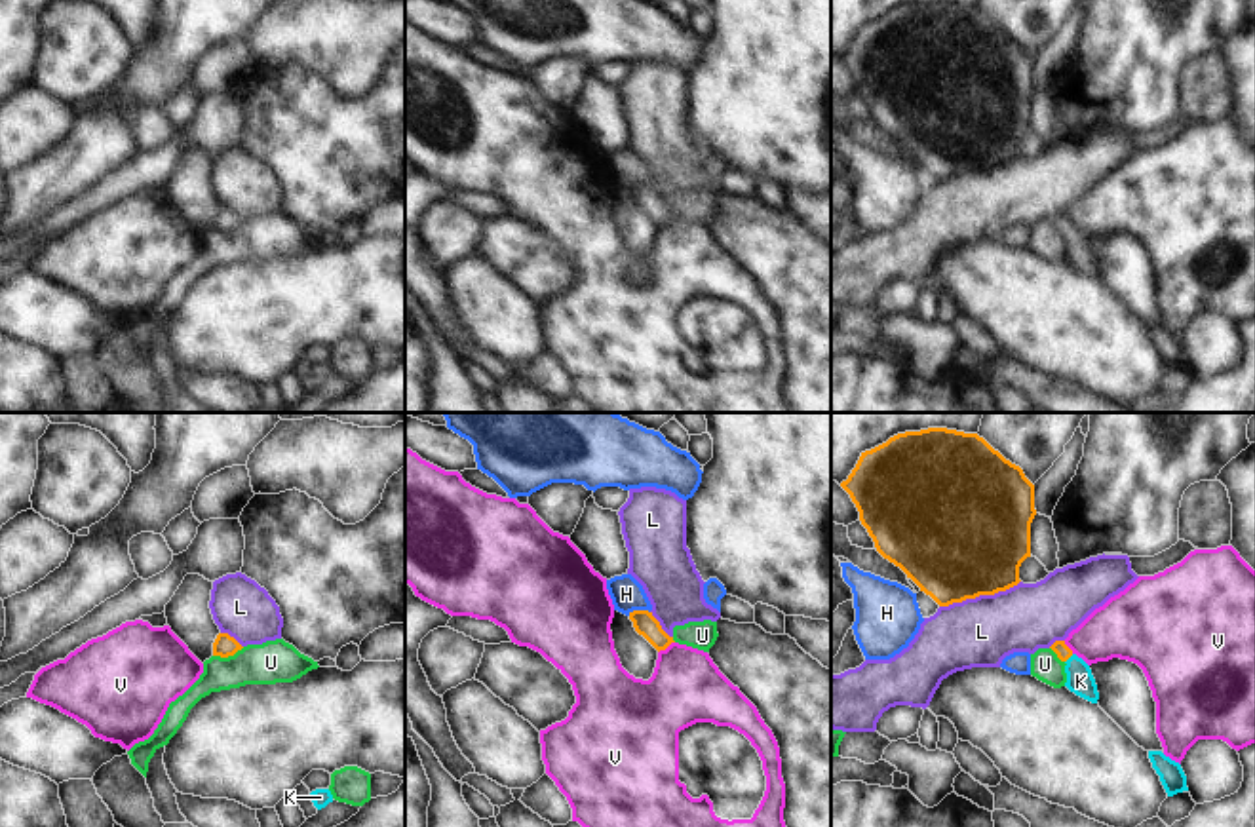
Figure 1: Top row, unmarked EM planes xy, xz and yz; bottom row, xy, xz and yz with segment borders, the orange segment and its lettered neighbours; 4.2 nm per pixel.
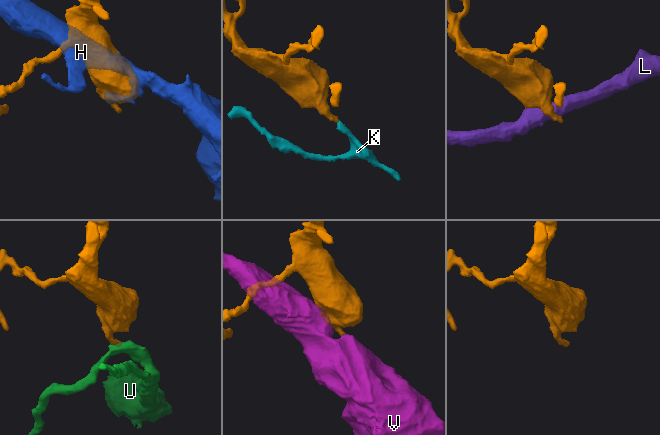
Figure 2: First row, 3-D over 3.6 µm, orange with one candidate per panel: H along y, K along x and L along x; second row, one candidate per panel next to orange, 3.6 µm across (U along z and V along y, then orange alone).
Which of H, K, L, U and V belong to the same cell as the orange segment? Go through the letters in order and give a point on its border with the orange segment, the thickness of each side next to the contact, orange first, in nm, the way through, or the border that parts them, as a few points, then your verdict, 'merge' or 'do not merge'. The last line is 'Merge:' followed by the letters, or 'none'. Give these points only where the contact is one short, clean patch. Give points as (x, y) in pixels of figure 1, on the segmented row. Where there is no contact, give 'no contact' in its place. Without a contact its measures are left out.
H: xz (637, 611) | 100/140 nm | along xz (649, 613), (632, 611), (628, 615) | do not merge
K: yz (1069, 656) | 70/120 nm | across yz (1063, 653), (1069, 656), (1081, 681) | merge
L: yz (980, 594) | 500/300 nm | do not merge
U: xy (229, 654) | 90/180 nm | along xy (244, 647), (227, 656), (213, 656) | do not merge
V: xz (666, 647) | 100/300 nm | along xz (674, 641), (658, 653) | do not merge
Merge: K

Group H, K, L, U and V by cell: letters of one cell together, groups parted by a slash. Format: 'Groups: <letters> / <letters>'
Groups: H / K / L / U / V

